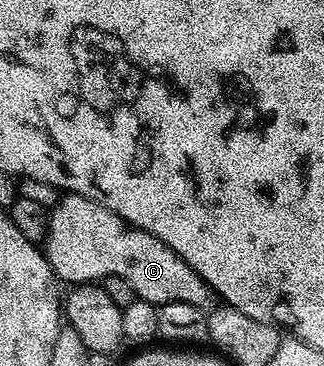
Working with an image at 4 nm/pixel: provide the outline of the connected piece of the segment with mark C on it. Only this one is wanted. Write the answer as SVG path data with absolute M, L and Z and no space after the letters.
M72 193L61 198L65 199L59 200L48 212L49 228L43 240L43 250L49 268L62 284L93 283L114 275L123 277L123 281L127 281L127 285L135 289L138 299L145 299L148 303L195 305L206 313L213 310L215 306L213 290L205 284L203 277L199 277L199 273L195 273L195 269L191 269L191 265L187 265L187 261L180 259L163 241L159 241L151 233L141 231L138 227L126 225L114 211L109 211L94 199Z

